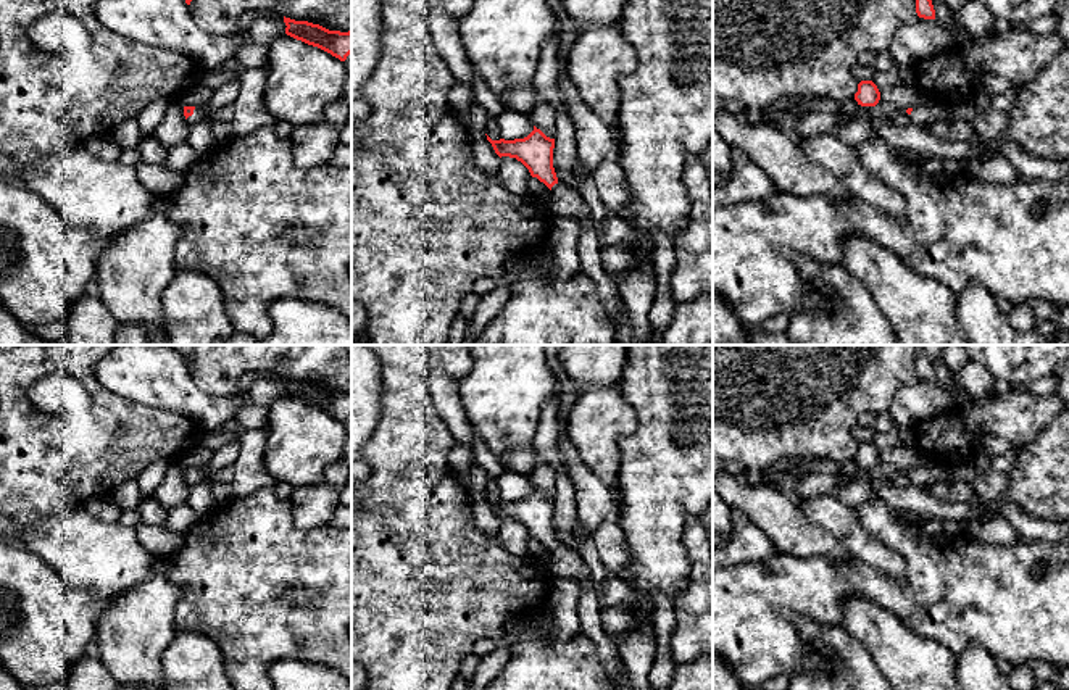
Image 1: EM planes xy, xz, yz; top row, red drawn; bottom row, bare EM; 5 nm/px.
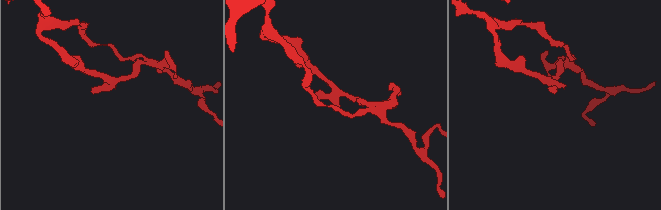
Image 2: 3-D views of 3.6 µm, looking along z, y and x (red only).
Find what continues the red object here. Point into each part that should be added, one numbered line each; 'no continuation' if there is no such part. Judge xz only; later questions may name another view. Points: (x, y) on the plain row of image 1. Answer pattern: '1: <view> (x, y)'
1: xz (565, 563)

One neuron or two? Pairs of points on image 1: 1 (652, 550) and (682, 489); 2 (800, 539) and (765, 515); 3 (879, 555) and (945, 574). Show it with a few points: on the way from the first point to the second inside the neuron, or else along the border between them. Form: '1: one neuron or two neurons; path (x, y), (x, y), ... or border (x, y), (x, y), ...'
1: one neuron; path (655, 536), (655, 516), (668, 503)
2: one neuron; path (792, 531), (773, 515)
3: two neurons; border (879, 537), (905, 561), (905, 577), (902, 581)

